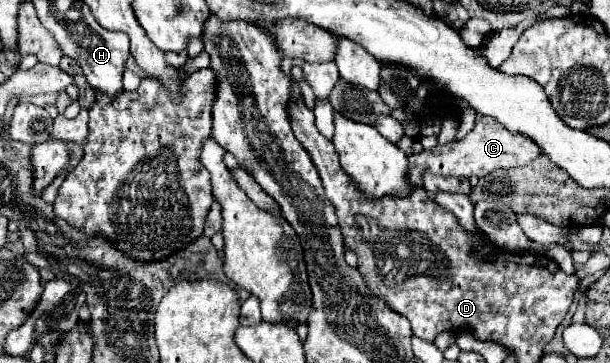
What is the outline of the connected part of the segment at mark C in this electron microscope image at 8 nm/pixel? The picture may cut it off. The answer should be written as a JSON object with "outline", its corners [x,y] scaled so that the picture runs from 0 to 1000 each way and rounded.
{"outline":[[[785,322],[779,350],[766,366],[762,383],[743,388],[733,399],[716,399],[713,410],[670,427],[667,499],[677,515],[693,515],[690,499],[697,477],[716,477],[726,488],[772,488],[772,482],[795,488],[808,477],[811,466],[838,466],[838,460],[864,455],[884,427],[887,427],[887,410],[880,410],[880,399],[874,399],[867,377],[831,361],[811,322]]]}

